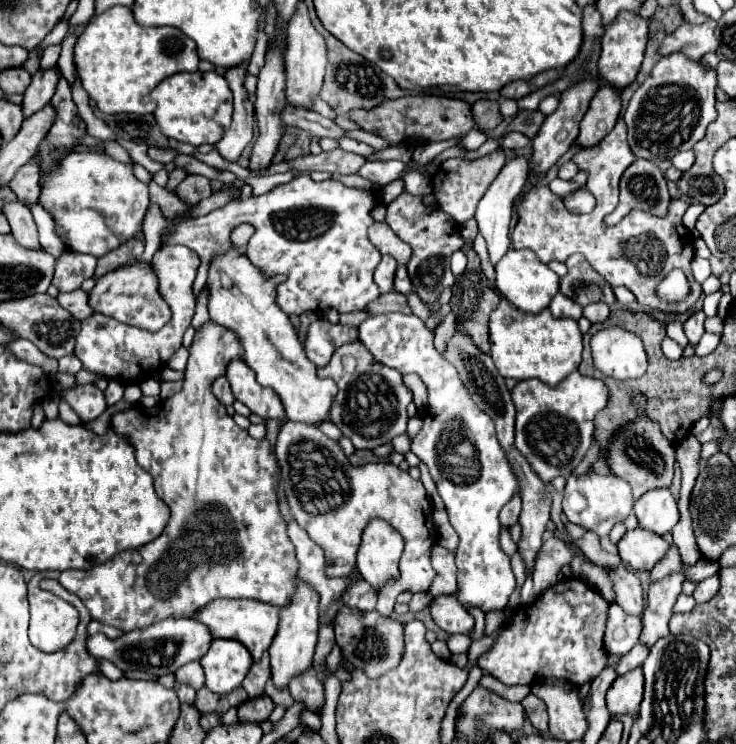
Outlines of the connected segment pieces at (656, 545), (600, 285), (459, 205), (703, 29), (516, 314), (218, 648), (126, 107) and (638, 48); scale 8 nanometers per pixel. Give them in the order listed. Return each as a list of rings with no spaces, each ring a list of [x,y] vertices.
[[[643,528],[629,530],[617,546],[623,564],[633,570],[653,570],[653,566],[669,550],[669,544],[659,534],[653,534]]]
[[[573,254],[567,260],[567,268],[567,276],[561,278],[561,292],[565,296],[579,302],[581,306],[593,302],[605,302],[611,306],[615,302],[611,286],[599,274],[595,274],[583,254]]]
[[[499,148],[483,158],[477,158],[477,160],[461,160],[461,158],[451,158],[451,160],[445,160],[431,184],[433,184],[433,194],[437,198],[437,204],[441,210],[445,210],[447,214],[451,214],[451,218],[457,222],[457,224],[463,224],[467,220],[471,220],[475,216],[475,208],[479,204],[479,198],[483,198],[487,186],[497,178],[497,174],[501,172],[505,164],[505,152]]]
[[[707,20],[705,24],[689,24],[683,22],[675,34],[669,34],[661,44],[661,54],[667,56],[671,52],[685,52],[689,58],[701,58],[707,52],[717,52],[719,44],[715,38],[715,20]]]
[[[501,298],[499,306],[491,312],[489,334],[491,358],[503,378],[537,378],[549,386],[557,386],[565,376],[575,372],[581,362],[583,342],[577,322],[571,318],[553,318],[547,308],[537,314],[529,314]]]
[[[215,640],[211,650],[201,658],[205,670],[205,686],[215,694],[237,690],[253,666],[249,650],[237,640]]]
[[[113,6],[111,10],[93,16],[85,32],[75,44],[75,64],[87,94],[105,114],[149,114],[155,110],[151,90],[177,72],[197,72],[199,56],[195,42],[179,28],[139,26],[131,8]]]
[[[623,10],[613,22],[609,22],[605,26],[605,34],[601,38],[599,74],[615,88],[623,90],[625,86],[629,86],[635,80],[639,66],[643,62],[645,46],[647,46],[647,30],[649,30],[649,22],[645,18],[641,18],[637,12],[627,12],[627,10]]]

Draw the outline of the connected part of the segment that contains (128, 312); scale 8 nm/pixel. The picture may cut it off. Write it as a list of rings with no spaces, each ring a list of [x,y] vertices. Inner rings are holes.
[[[133,262],[129,266],[107,272],[89,292],[89,302],[95,312],[113,316],[123,324],[137,326],[149,332],[161,330],[171,320],[171,308],[159,294],[159,280],[155,276],[155,270],[151,268],[151,262]]]

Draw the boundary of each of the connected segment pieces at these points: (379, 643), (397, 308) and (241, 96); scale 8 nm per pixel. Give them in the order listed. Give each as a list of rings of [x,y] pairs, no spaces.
[[[345,606],[335,618],[335,640],[343,658],[347,660],[349,668],[363,670],[369,678],[381,678],[383,674],[399,666],[405,644],[403,638],[403,624],[399,620],[381,616],[377,610],[361,612]]]
[[[391,292],[391,294],[381,294],[371,306],[367,306],[367,312],[371,314],[387,314],[387,312],[401,312],[401,314],[411,314],[411,308],[407,304],[407,296],[401,292]]]
[[[247,64],[239,66],[237,70],[227,70],[225,80],[229,82],[229,88],[233,92],[235,112],[233,112],[233,124],[217,144],[217,152],[227,162],[237,162],[243,148],[253,140],[253,126],[255,126],[255,114],[253,104],[247,100],[247,92],[243,88],[243,76],[245,76]]]

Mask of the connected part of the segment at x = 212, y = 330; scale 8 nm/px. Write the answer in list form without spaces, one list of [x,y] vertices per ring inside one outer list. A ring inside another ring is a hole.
[[[205,322],[203,326],[197,328],[195,332],[195,338],[193,338],[193,344],[189,348],[189,362],[187,362],[187,370],[185,370],[185,380],[183,380],[183,390],[177,392],[175,396],[171,396],[169,400],[163,402],[163,406],[159,404],[159,408],[155,410],[147,410],[143,408],[141,404],[133,406],[131,410],[127,412],[119,412],[111,418],[113,422],[113,428],[123,434],[123,436],[129,436],[131,438],[131,444],[135,448],[135,454],[137,454],[137,462],[143,470],[147,470],[153,480],[155,480],[155,492],[157,496],[169,506],[171,510],[171,518],[169,518],[169,524],[167,528],[163,530],[163,534],[159,538],[155,538],[151,544],[147,546],[141,546],[139,550],[125,550],[123,554],[111,558],[111,562],[105,562],[105,564],[99,564],[91,570],[63,570],[63,572],[41,572],[41,580],[43,578],[55,578],[59,580],[59,584],[77,594],[83,604],[87,606],[89,614],[93,620],[101,622],[101,624],[107,624],[107,626],[113,626],[113,628],[119,628],[119,630],[125,630],[125,632],[131,632],[131,630],[141,630],[141,628],[147,628],[159,620],[167,620],[167,618],[193,618],[197,614],[197,610],[201,610],[203,606],[207,606],[209,602],[217,600],[217,598],[251,598],[251,600],[261,600],[261,602],[267,602],[267,604],[273,604],[273,606],[283,606],[289,602],[289,598],[293,596],[291,592],[295,590],[295,576],[297,576],[297,568],[299,568],[299,562],[297,562],[297,556],[295,556],[295,546],[291,544],[291,538],[287,534],[287,520],[283,518],[281,514],[281,508],[279,508],[279,496],[277,496],[277,486],[279,486],[279,464],[277,464],[277,456],[275,452],[271,450],[271,444],[269,440],[255,440],[247,434],[247,430],[239,428],[233,418],[225,412],[225,406],[213,396],[211,392],[211,384],[215,382],[215,378],[219,376],[225,376],[225,370],[227,370],[227,362],[233,362],[233,360],[241,360],[243,358],[243,346],[237,338],[237,334],[233,330],[225,330],[223,326],[219,326],[217,322]],[[155,566],[155,584],[149,580],[149,574]]]

